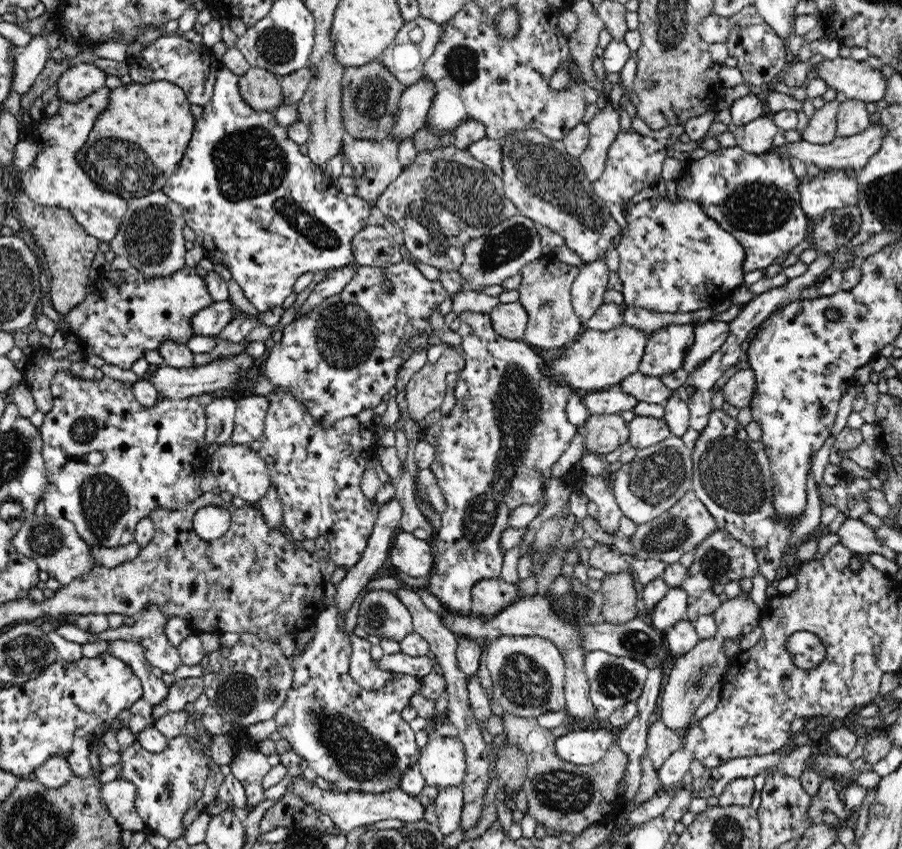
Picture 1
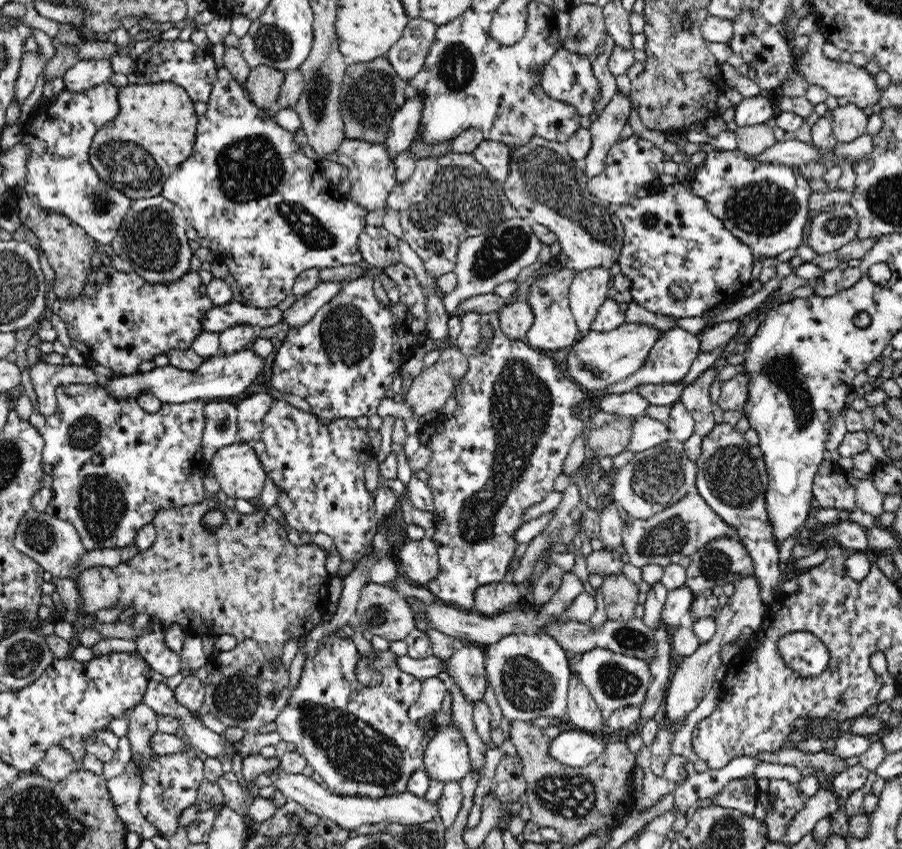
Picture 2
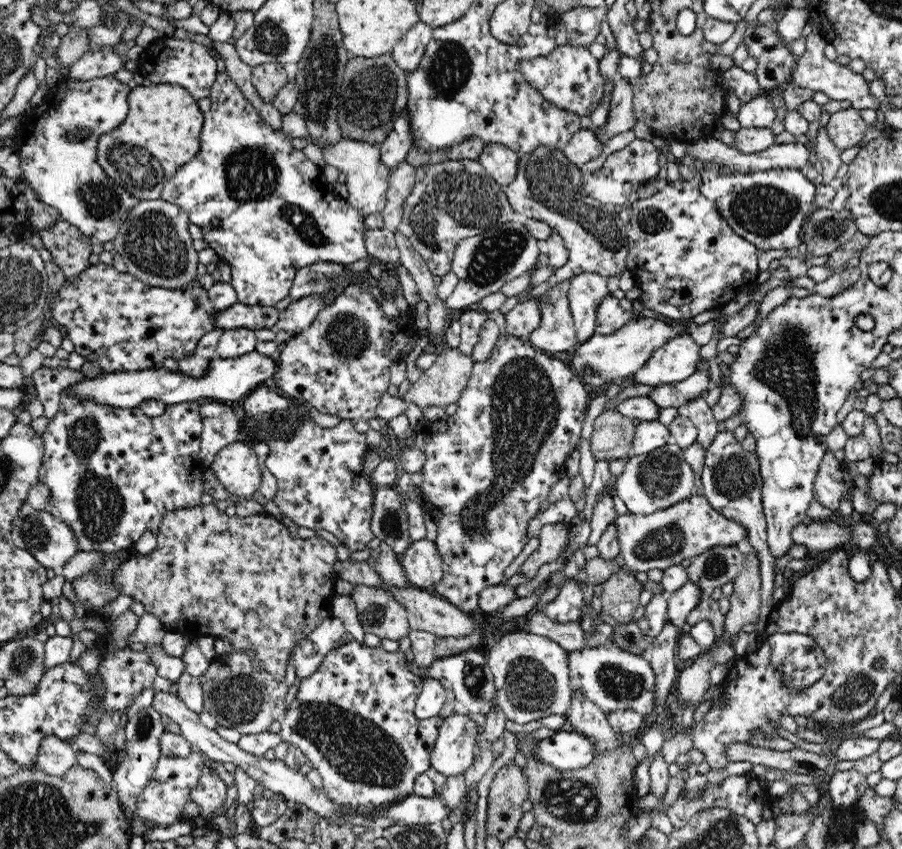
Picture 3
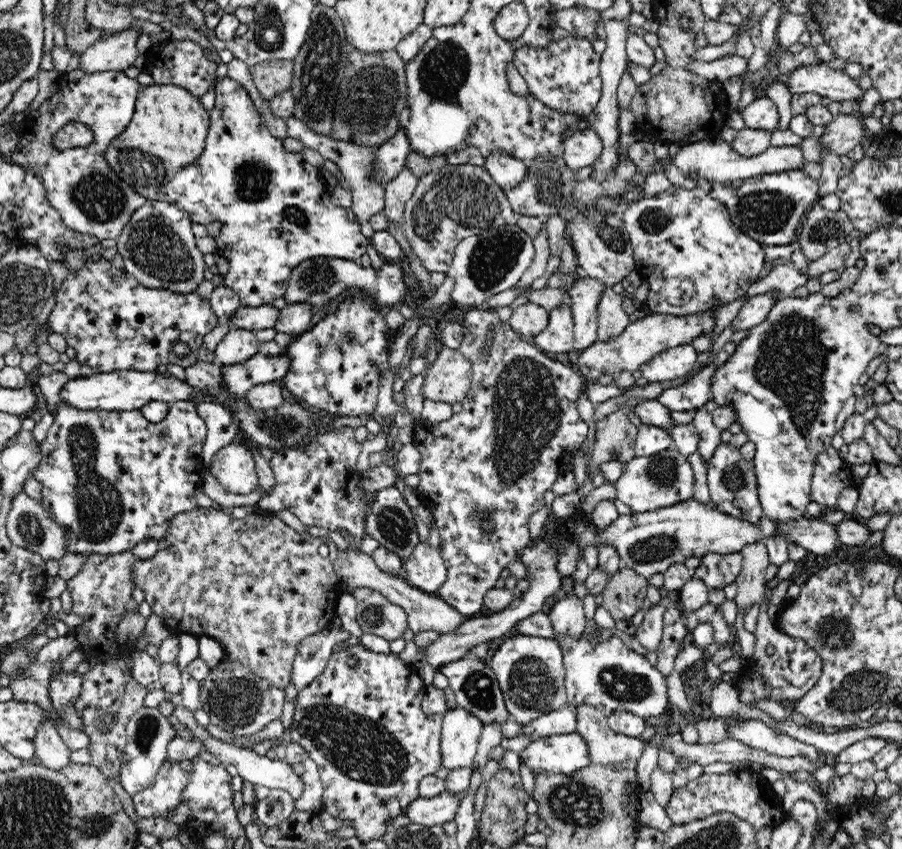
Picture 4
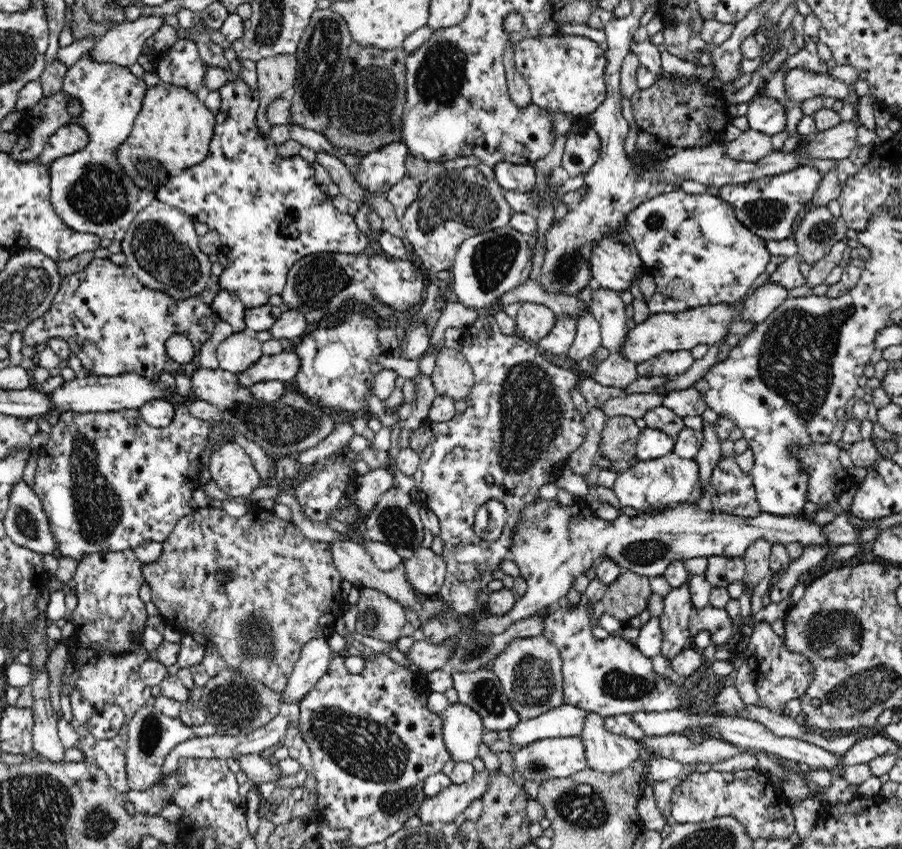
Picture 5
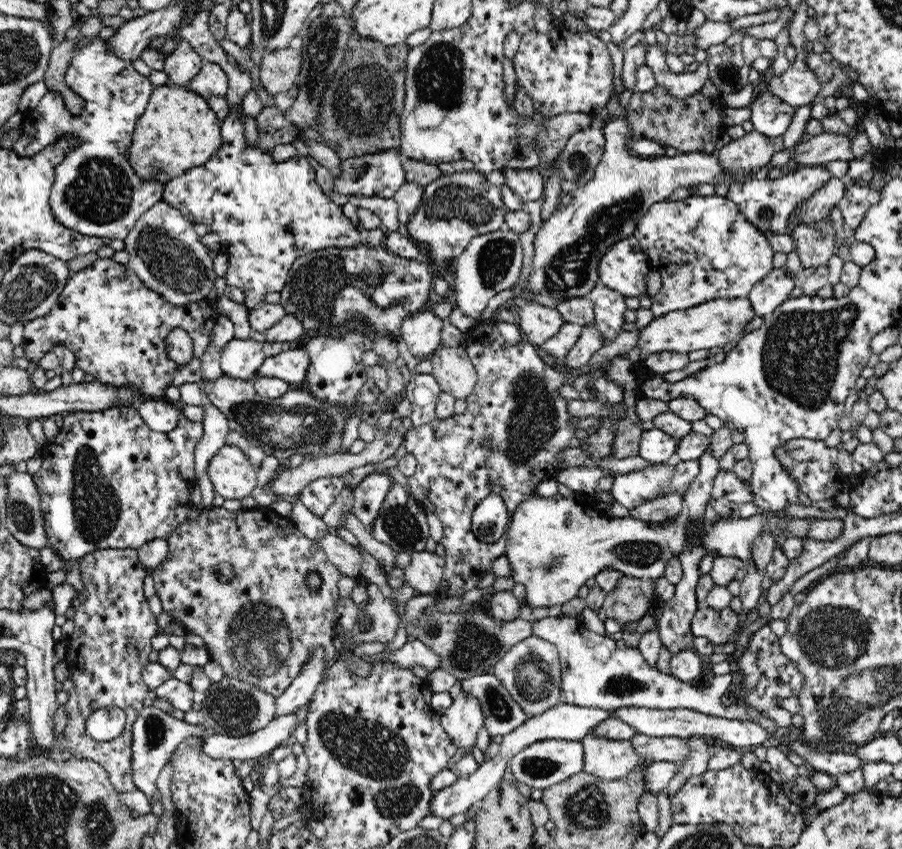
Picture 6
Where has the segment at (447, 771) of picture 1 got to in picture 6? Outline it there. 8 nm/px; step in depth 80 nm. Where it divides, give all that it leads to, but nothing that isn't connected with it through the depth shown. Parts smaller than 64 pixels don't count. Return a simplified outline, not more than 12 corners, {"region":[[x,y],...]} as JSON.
{"region":[[462,692],[440,712],[441,726],[463,755],[472,754],[484,715]]}

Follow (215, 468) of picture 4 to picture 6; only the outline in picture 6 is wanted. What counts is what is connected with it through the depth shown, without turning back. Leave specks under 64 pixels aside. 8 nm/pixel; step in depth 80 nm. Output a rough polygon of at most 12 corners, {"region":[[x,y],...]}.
{"region":[[226,444],[208,470],[224,499],[242,500],[258,484],[244,451]]}

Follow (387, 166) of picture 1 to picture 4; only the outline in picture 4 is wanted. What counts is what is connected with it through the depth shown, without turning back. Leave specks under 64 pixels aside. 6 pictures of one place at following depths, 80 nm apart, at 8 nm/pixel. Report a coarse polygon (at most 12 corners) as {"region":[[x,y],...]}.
{"region":[[294,116],[287,136],[342,171],[351,208],[370,239],[370,218],[385,207],[373,179],[376,148],[317,135]]}

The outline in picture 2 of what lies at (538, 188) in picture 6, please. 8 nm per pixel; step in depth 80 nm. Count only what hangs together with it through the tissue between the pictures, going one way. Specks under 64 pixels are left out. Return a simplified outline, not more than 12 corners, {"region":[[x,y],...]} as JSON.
{"region":[[484,139],[472,154],[492,178],[508,178],[507,144]]}

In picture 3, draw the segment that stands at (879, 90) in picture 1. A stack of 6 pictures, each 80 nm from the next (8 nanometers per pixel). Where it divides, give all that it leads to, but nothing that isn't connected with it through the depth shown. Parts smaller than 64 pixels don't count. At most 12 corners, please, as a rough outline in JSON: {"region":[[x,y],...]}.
{"region":[[814,26],[791,78],[798,86],[878,110],[870,82],[830,61]]}

